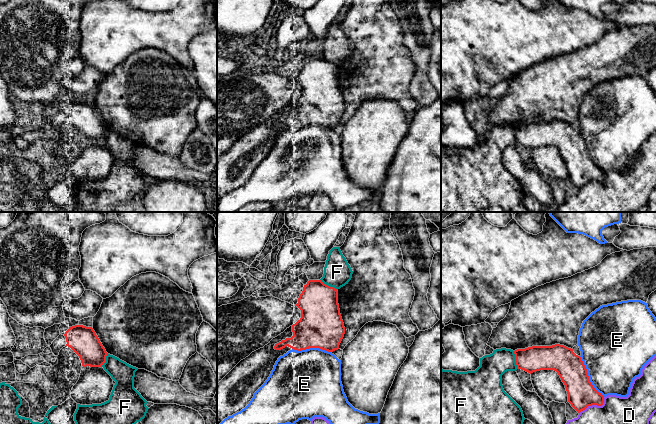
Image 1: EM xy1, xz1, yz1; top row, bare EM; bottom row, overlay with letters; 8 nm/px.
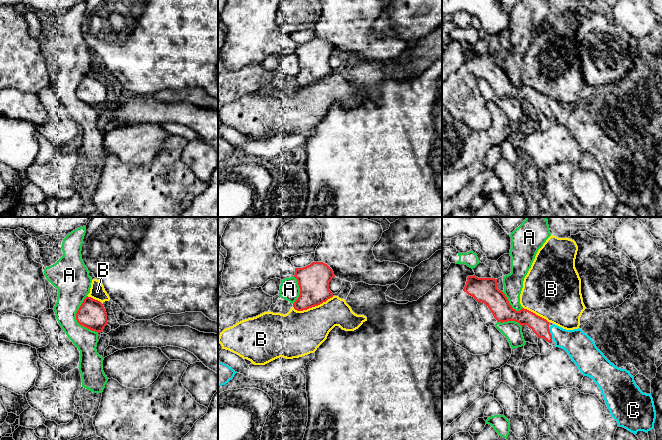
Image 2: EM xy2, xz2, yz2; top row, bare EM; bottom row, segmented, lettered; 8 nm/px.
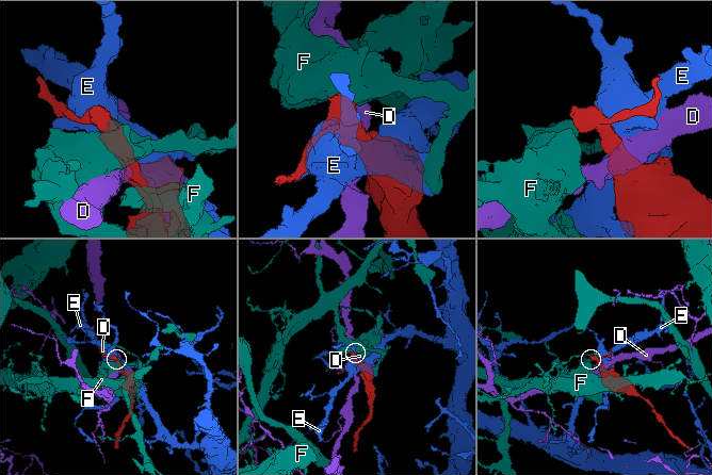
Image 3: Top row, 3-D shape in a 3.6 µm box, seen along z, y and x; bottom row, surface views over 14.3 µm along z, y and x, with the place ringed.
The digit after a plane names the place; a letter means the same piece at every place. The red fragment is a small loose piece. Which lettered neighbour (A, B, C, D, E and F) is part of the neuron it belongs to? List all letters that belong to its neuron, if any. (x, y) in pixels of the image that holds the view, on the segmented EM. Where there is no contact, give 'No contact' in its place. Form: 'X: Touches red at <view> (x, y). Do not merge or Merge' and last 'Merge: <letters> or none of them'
A: Touches red at xy2 (76, 319). Do not merge
B: Touches red at xz2 (313, 306). Do not merge
C: Touches red at yz2 (550, 334). Merge
D: Touches red at yz1 (594, 404). Do not merge
E: Touches red at yz1 (588, 377). Do not merge
F: Touches red at yz1 (515, 360). Do not merge
Merge: C

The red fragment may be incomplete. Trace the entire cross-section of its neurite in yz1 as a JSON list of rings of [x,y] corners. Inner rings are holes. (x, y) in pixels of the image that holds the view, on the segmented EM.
[[[555,344],[552,346],[532,346],[525,349],[517,349],[514,354],[517,368],[530,374],[540,370],[556,371],[565,385],[568,402],[578,413],[585,410],[588,406],[603,405],[604,396],[593,387],[581,357],[576,355],[573,349]]]

